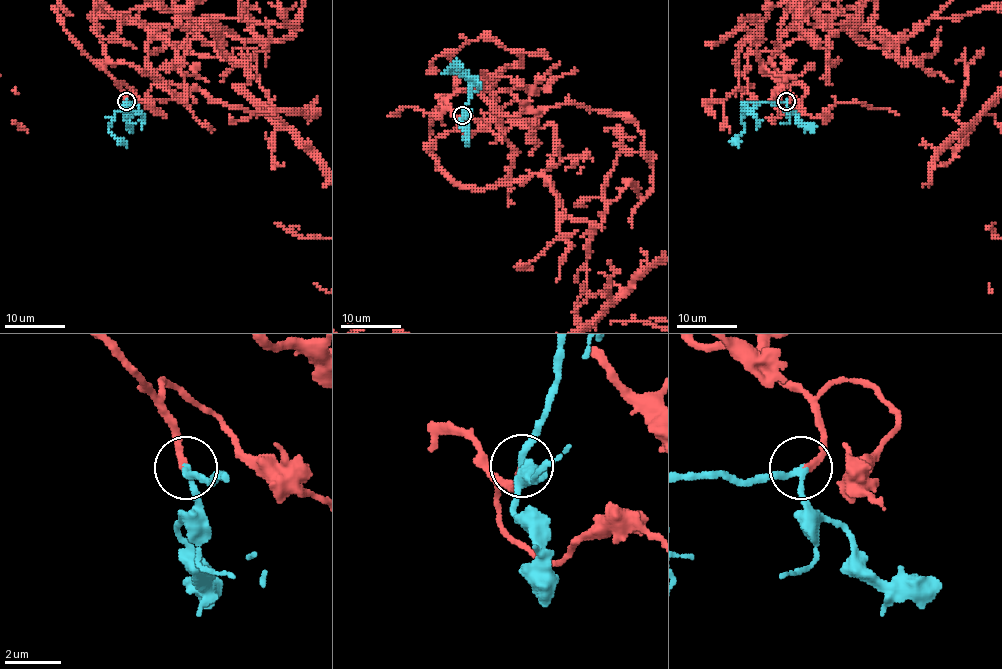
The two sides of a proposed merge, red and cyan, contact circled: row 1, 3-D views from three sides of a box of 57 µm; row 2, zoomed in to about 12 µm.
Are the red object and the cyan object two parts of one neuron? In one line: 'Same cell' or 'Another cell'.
Same cell

